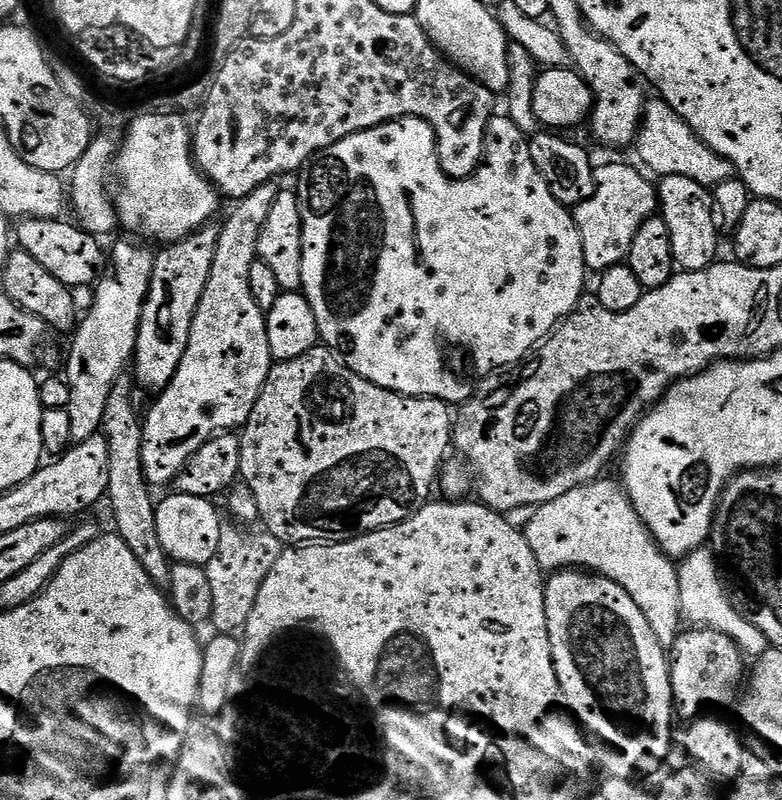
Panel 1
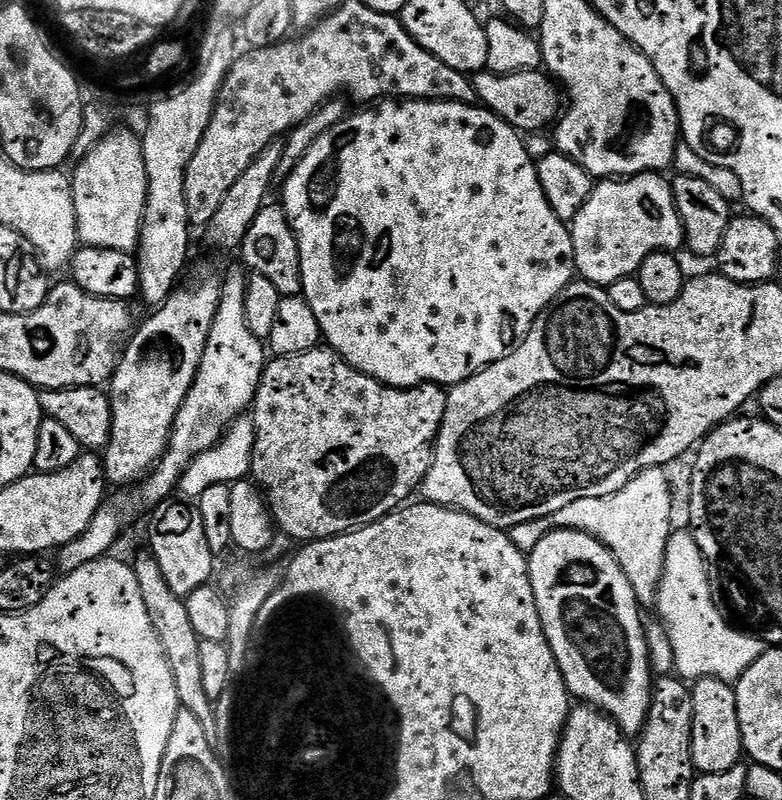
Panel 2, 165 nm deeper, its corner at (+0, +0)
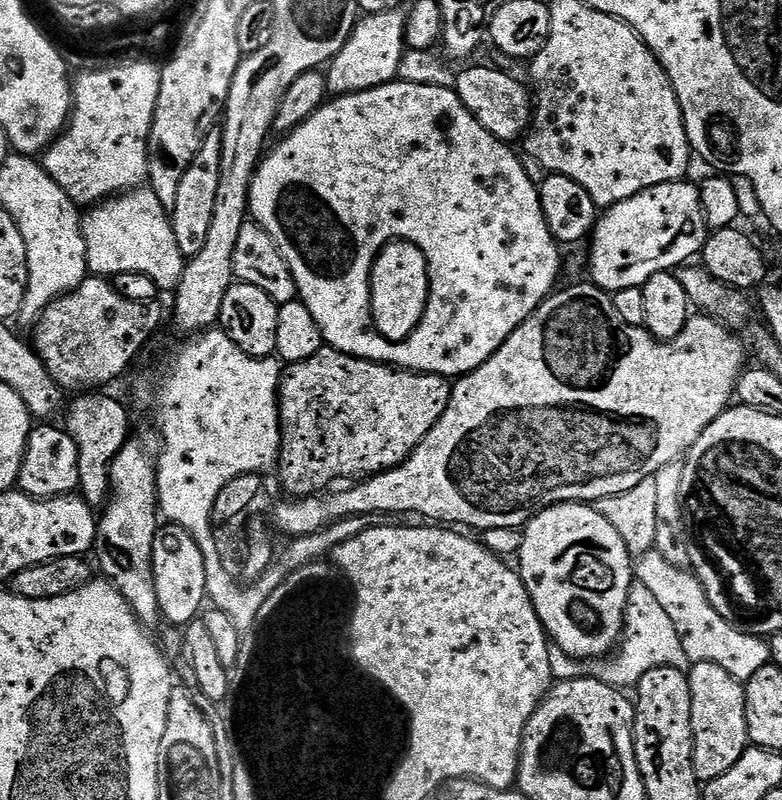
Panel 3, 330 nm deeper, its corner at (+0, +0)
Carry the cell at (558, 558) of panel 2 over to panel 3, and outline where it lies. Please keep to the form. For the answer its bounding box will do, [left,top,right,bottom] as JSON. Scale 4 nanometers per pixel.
[518,502,634,660]

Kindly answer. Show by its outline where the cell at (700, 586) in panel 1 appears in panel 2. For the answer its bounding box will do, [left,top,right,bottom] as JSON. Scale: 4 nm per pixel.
[655,531,766,685]

